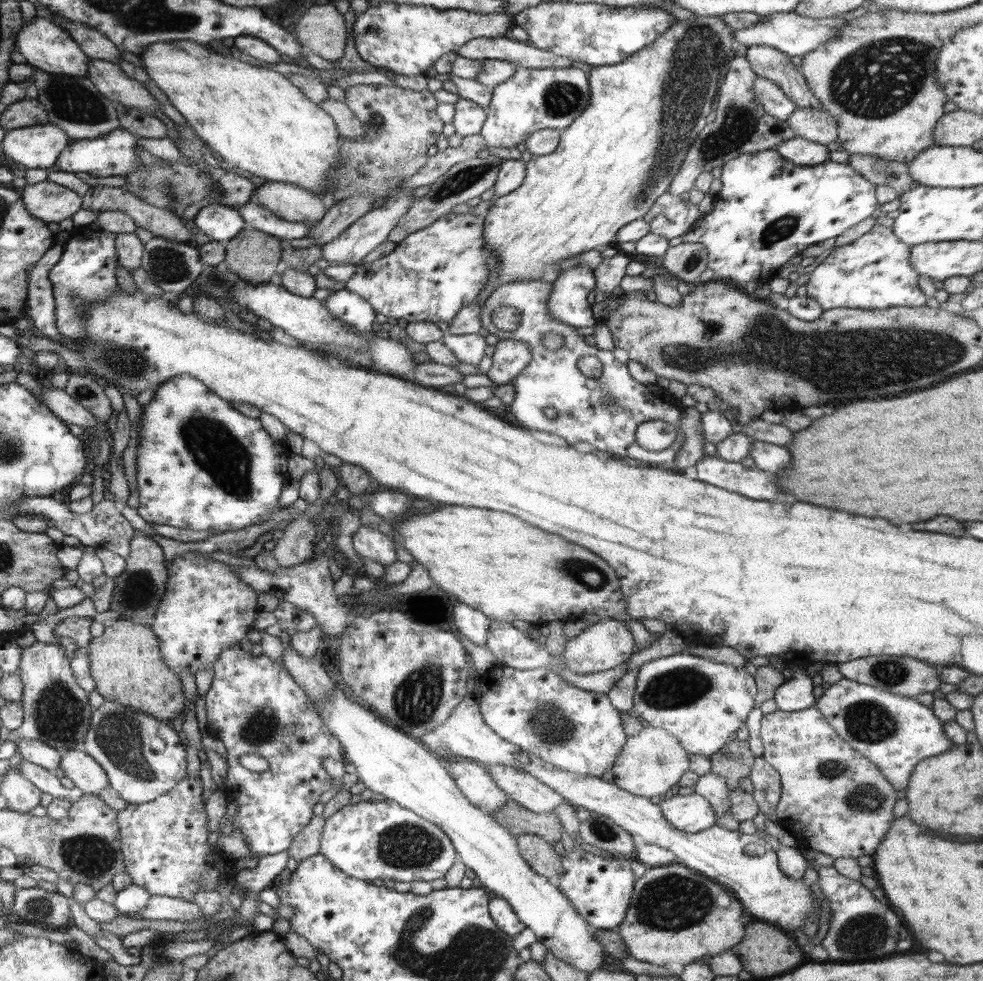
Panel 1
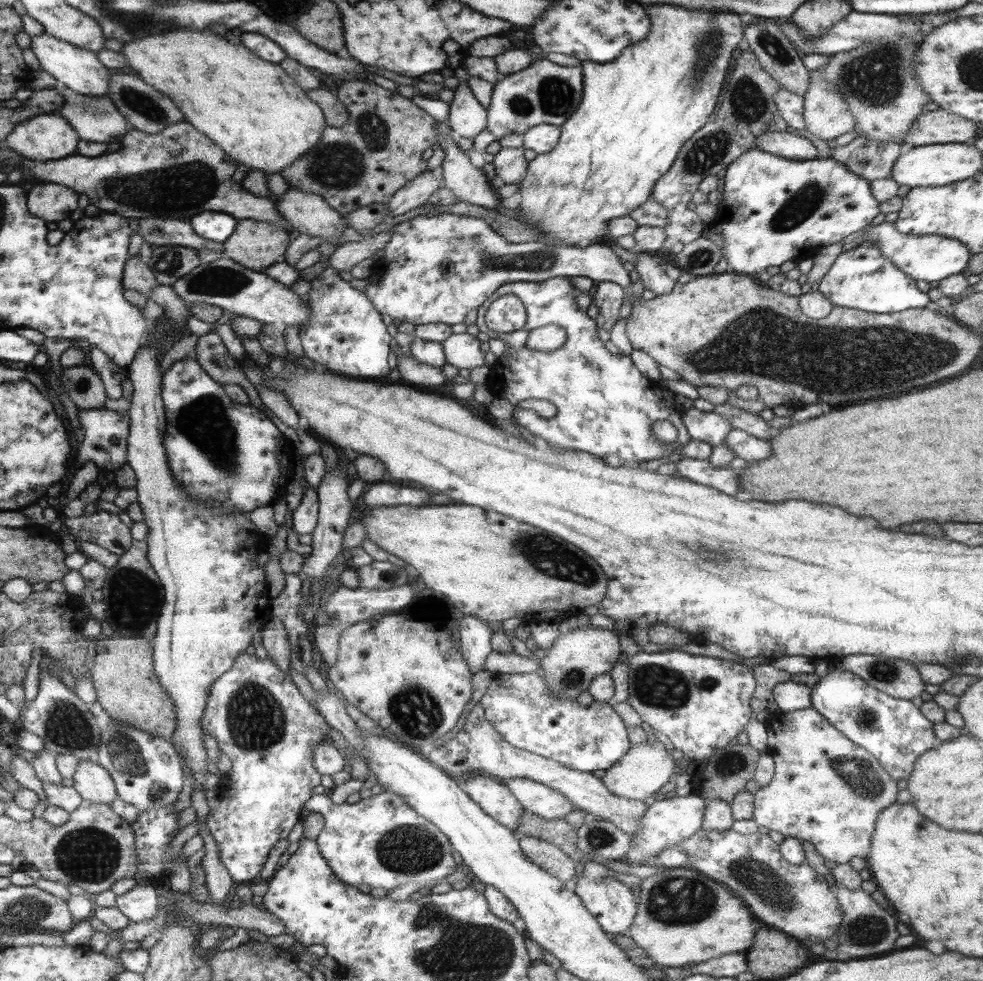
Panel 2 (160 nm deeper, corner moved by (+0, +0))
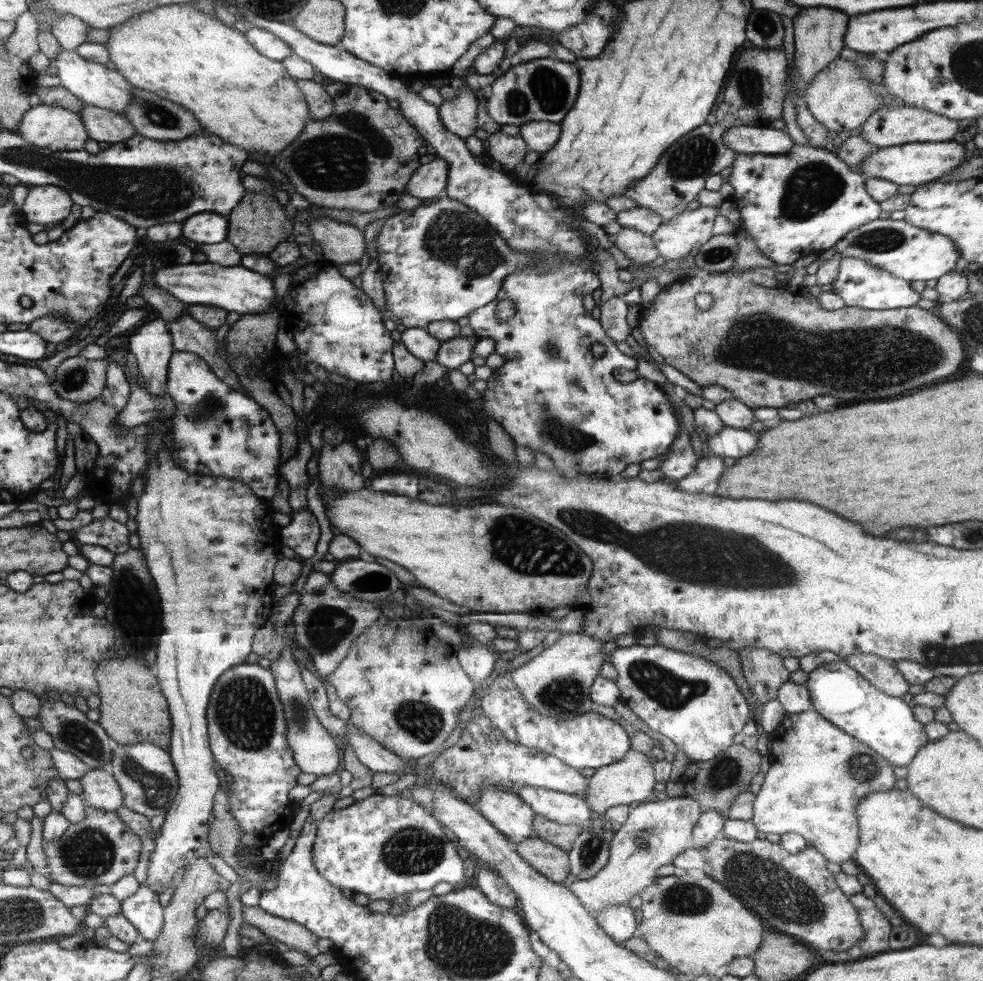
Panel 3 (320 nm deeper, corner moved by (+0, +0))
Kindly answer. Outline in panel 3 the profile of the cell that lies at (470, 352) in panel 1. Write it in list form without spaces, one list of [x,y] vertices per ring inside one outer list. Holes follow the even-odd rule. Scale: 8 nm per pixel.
[[[458,336],[440,343],[435,361],[450,369],[458,369],[464,362],[473,359],[474,344],[479,341],[479,337]]]

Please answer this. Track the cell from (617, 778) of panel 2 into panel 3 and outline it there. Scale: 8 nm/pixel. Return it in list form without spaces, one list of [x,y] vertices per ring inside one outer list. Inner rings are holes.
[[[632,750],[628,751],[627,755],[618,762],[595,770],[588,781],[584,799],[596,816],[604,816],[606,811],[612,807],[620,805],[632,807],[632,802],[646,802],[646,798],[654,794],[652,790],[657,780],[648,759],[650,758],[646,758],[646,754]]]

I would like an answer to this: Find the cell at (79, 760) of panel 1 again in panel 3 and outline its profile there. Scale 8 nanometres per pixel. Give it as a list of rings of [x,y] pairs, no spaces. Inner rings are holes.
[[[107,768],[91,769],[79,780],[85,805],[114,813],[124,806],[122,788]]]

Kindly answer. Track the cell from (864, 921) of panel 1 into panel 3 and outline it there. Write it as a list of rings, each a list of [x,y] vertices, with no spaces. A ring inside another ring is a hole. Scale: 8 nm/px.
[[[864,893],[855,894],[849,897],[851,903],[858,911],[858,919],[864,927],[866,936],[858,943],[862,950],[870,950],[870,952],[888,952],[888,936],[890,936],[889,917],[877,908],[874,898],[868,898]]]

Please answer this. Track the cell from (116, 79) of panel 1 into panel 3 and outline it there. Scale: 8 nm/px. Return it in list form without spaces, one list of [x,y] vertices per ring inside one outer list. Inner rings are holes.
[[[135,86],[125,116],[135,125],[138,134],[152,140],[182,140],[204,129],[184,106]]]

